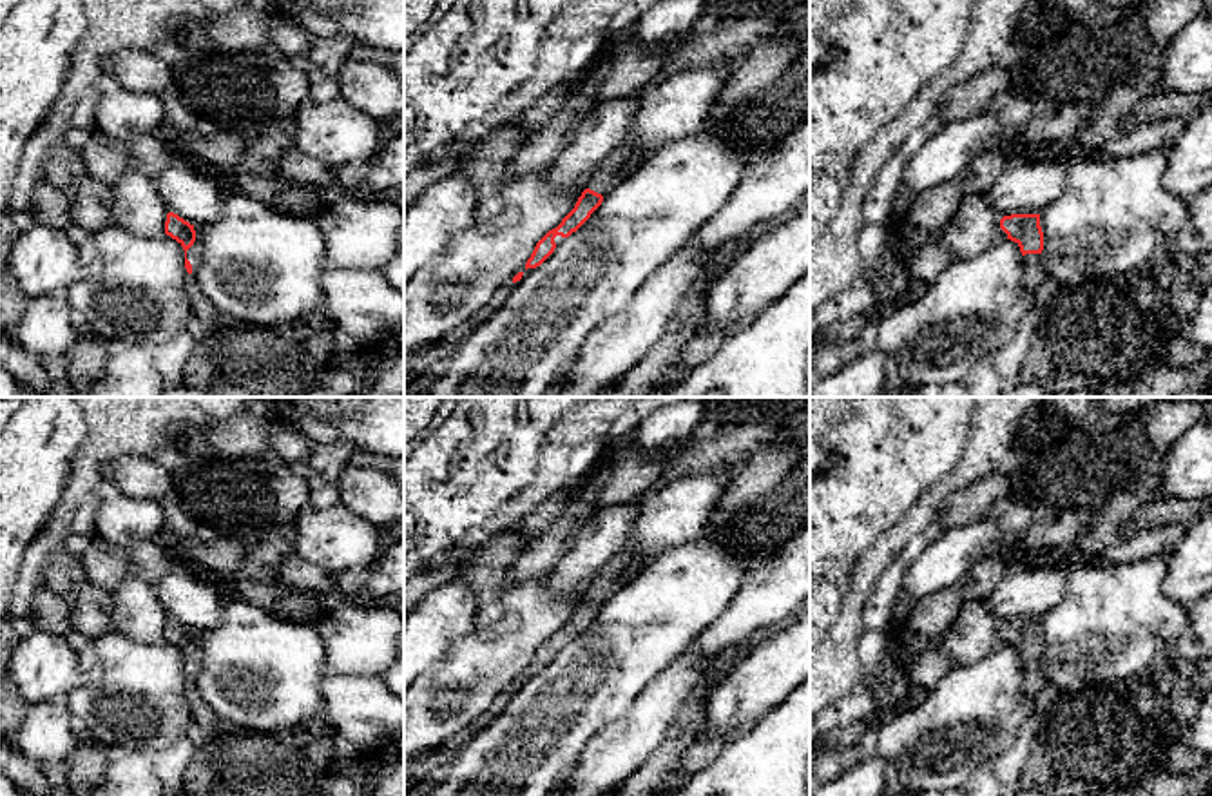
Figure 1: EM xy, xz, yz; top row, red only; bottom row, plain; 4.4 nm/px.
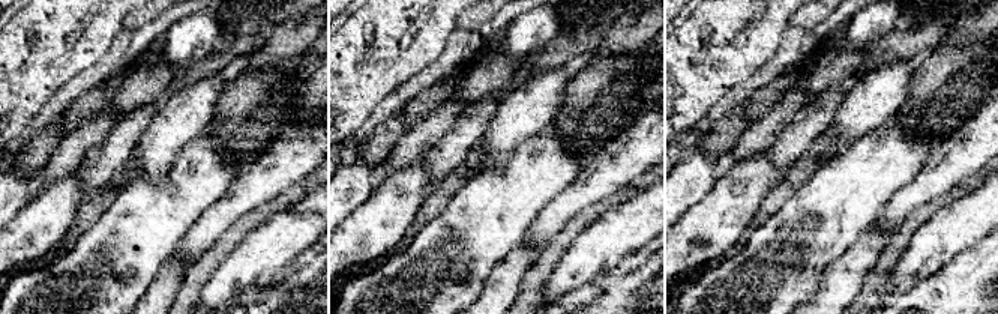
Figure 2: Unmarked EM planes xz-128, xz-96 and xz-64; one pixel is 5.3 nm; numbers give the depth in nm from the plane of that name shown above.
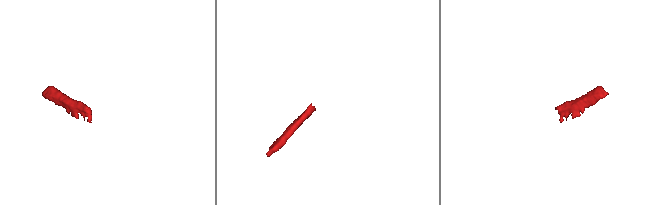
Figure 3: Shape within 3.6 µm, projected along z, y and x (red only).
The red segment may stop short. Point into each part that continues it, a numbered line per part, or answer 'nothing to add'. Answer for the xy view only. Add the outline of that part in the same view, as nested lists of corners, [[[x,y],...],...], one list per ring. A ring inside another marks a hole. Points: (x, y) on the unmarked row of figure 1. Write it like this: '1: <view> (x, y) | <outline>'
1: xy (194, 660) | [[[194,633],[196,636],[196,647],[194,651],[187,656],[187,665],[192,671],[192,680],[196,682],[199,671],[201,671],[201,664],[203,664],[203,646],[201,646],[201,638],[203,633]]]

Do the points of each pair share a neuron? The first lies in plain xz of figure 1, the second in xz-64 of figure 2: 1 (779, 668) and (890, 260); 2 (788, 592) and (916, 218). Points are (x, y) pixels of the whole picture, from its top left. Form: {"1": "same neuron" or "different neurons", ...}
{"1": "different neurons", "2": "different neurons"}

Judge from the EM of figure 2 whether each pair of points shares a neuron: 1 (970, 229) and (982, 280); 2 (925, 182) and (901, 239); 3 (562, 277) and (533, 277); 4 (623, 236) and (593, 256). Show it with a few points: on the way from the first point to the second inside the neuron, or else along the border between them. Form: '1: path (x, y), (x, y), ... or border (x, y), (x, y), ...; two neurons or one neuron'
1: border (982, 238), (944, 265); two neurons
2: border (941, 197), (935, 197), (916, 208), (892, 233); two neurons
3: border (569, 247), (550, 275), (542, 298); two neurons
4: path (616, 236), (601, 248); one neuron

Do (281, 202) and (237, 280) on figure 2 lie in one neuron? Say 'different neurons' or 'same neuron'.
different neurons

